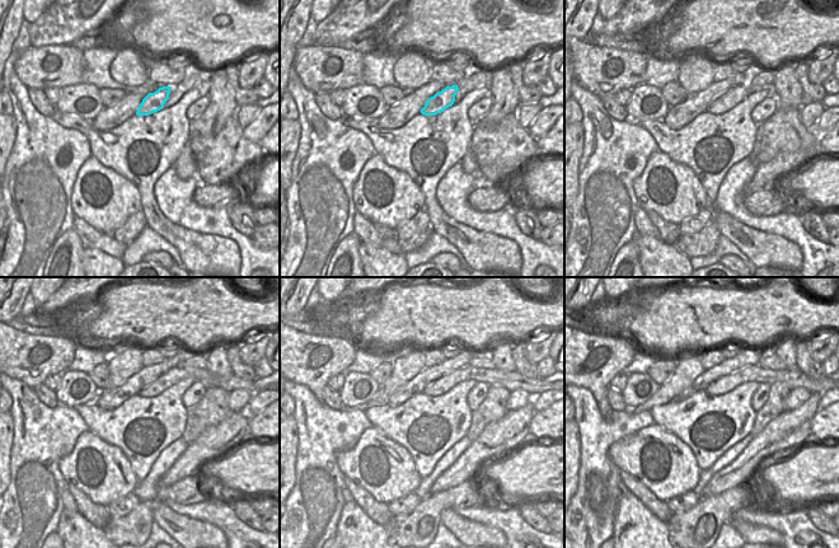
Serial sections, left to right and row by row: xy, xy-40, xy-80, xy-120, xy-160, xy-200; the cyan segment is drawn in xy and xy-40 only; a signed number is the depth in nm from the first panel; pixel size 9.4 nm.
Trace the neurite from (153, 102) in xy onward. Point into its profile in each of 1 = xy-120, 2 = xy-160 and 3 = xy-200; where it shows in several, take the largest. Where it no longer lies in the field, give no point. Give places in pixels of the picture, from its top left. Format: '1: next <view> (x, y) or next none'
1: next xy-120 (174, 375)
2: next xy-160 (512, 380)
3: next xy-200 (793, 379)

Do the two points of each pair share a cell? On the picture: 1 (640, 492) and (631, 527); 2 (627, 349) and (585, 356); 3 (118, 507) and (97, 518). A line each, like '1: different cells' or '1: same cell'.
1: different cells
2: same cell
3: different cells

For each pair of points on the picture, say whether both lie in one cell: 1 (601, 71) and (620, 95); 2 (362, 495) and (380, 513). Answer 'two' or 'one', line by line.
1: two
2: one

